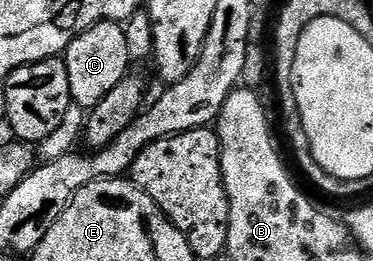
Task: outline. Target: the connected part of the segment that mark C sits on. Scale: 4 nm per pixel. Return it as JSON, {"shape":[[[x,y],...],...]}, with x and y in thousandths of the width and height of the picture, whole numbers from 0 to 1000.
{"shape":[[[276,77],[204,138],[198,161],[180,180],[174,226],[185,268],[190,379],[228,421],[260,410],[282,360],[292,360],[314,314],[338,299],[357,245],[338,176],[332,96],[303,77]]]}

